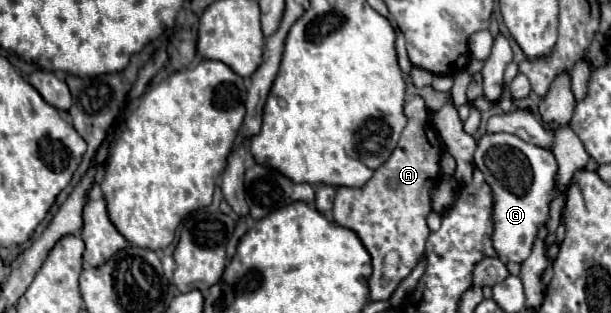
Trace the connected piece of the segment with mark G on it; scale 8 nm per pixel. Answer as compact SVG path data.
M483 133L477 149L475 149L475 165L483 171L485 181L491 185L493 195L495 195L495 205L493 205L493 223L495 223L495 233L493 233L493 245L499 253L499 259L503 263L523 263L531 255L531 247L537 235L537 227L549 219L549 203L553 199L553 187L555 187L555 175L557 175L557 161L551 151L535 147L519 139L517 135L509 133Z

